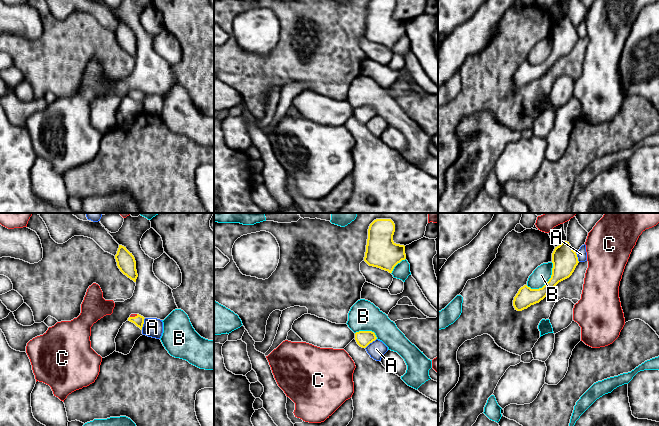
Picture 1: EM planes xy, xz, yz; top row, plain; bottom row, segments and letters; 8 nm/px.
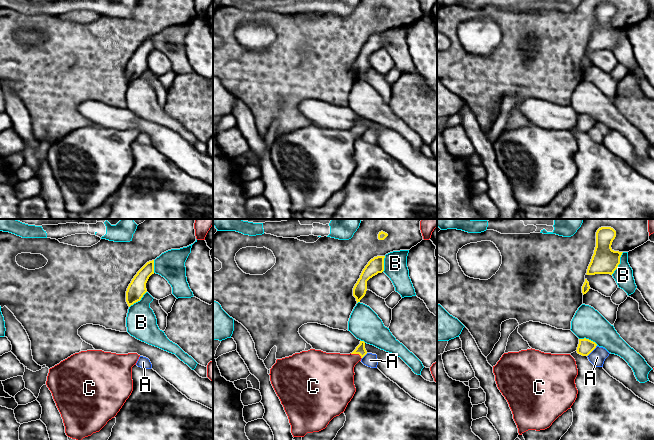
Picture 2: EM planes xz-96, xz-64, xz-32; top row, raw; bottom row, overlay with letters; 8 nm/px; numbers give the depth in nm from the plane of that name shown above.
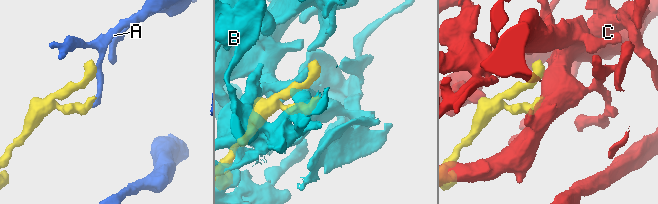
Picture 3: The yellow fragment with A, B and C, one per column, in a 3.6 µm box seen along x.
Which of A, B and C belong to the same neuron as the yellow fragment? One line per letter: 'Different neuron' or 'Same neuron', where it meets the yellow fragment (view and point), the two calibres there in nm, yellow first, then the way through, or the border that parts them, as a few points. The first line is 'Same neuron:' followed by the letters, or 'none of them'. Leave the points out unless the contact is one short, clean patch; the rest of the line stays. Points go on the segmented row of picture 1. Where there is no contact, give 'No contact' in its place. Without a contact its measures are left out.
Same neuron: C
A: Different neuron. Touches yellow at xy (142, 324). Thickness 90 nm (yellow) against 160 nm
B: Different neuron. Touches yellow at yz (547, 282). Thickness 200 nm (yellow) against 140 nm
C: Same neuron. Touches yellow at xy (133, 317). Thickness 90 nm (yellow) against 30 nm. Path across: xy (138, 320), (133, 317), (132, 315)

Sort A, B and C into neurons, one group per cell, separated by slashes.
A / B / C

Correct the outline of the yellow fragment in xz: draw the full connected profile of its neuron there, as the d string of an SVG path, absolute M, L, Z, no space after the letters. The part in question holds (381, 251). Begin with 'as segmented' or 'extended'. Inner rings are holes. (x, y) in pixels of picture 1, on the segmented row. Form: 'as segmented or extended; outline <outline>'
as segmented; outline M376 219L370 224L364 257L364 261L369 266L377 267L392 273L394 267L402 260L406 259L405 246L396 244L393 241L394 232L395 224L391 219Z

